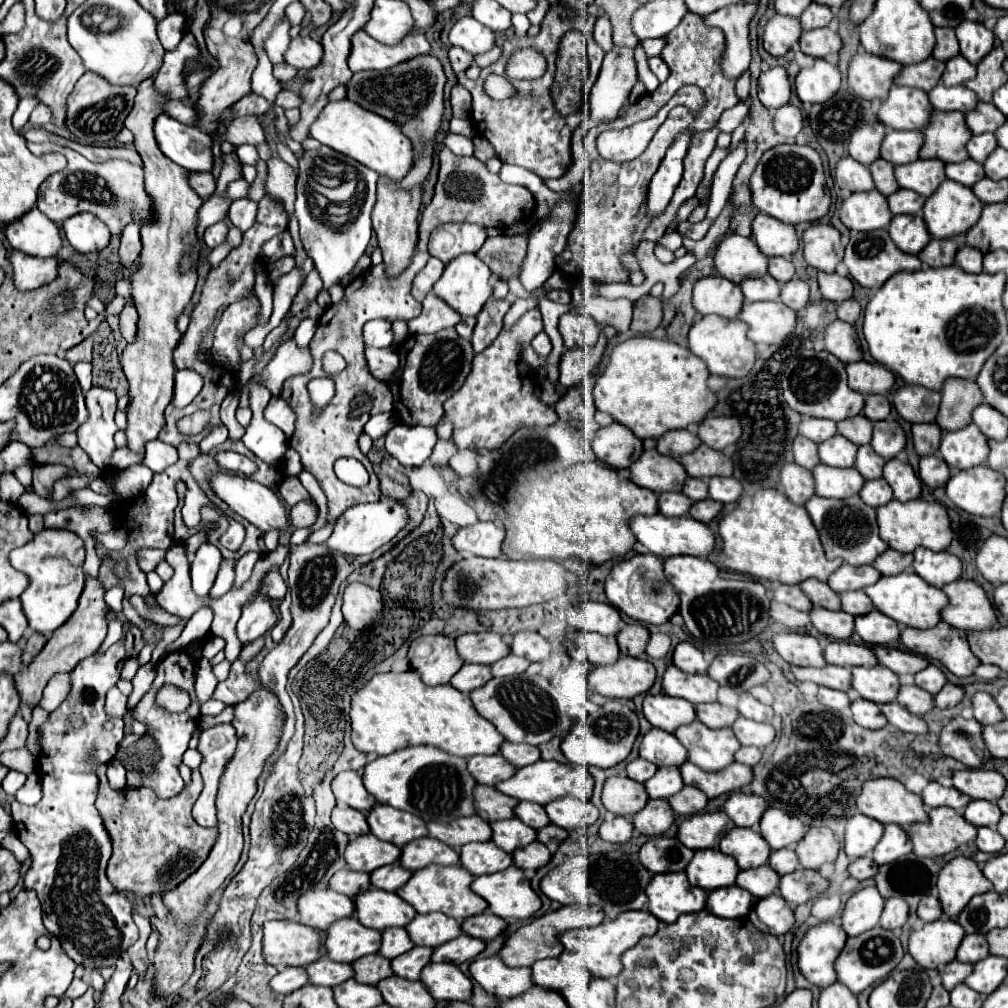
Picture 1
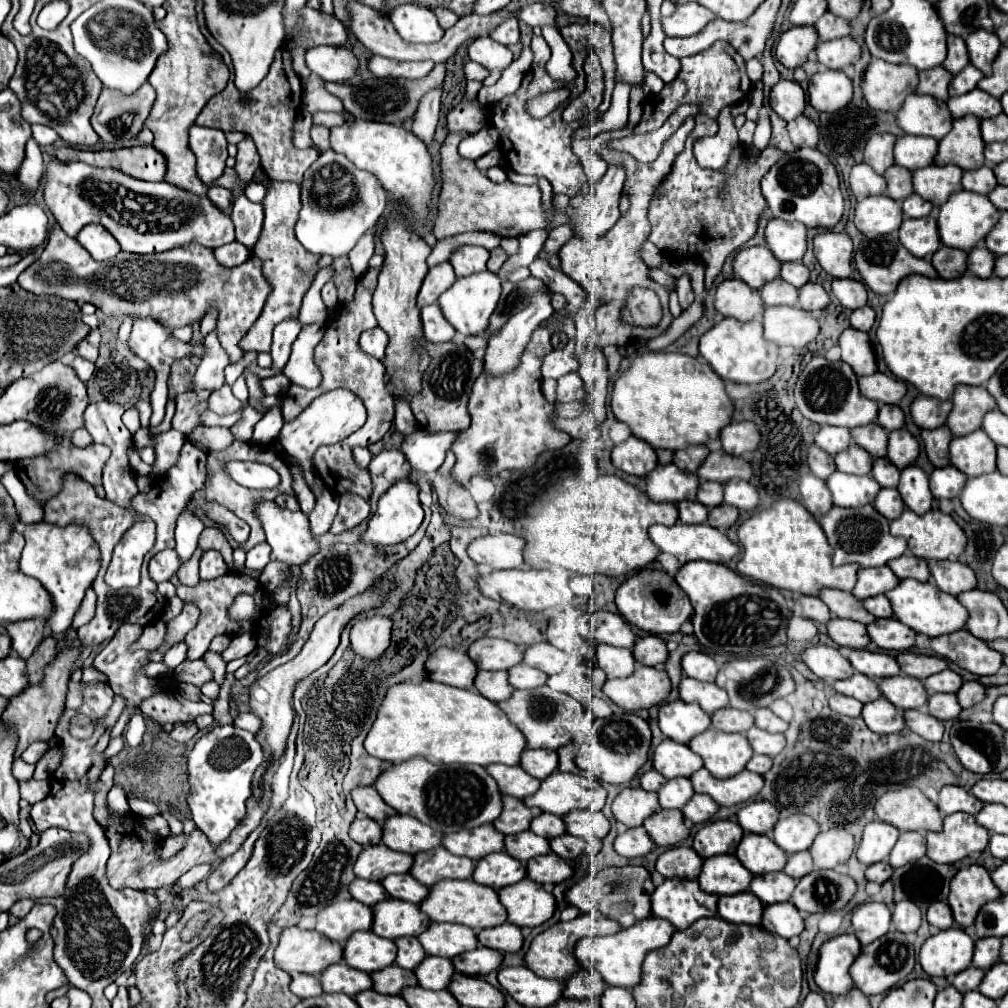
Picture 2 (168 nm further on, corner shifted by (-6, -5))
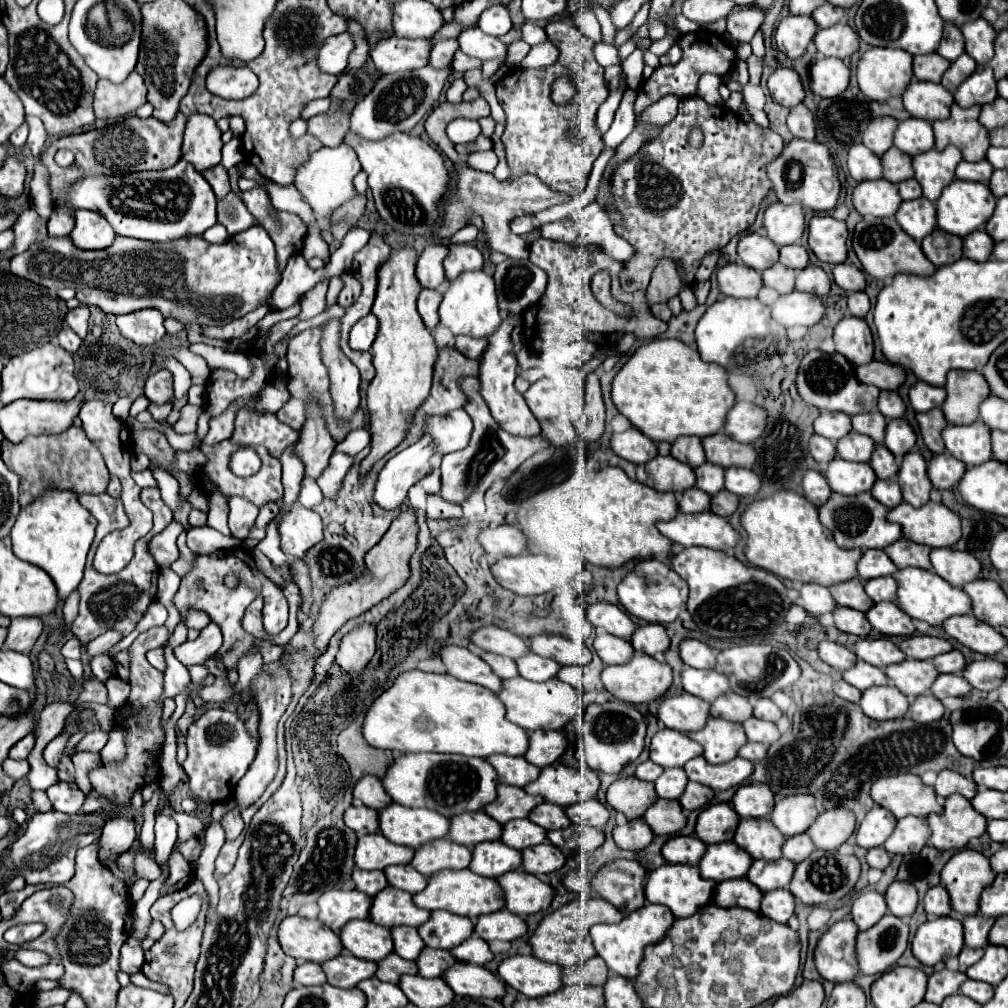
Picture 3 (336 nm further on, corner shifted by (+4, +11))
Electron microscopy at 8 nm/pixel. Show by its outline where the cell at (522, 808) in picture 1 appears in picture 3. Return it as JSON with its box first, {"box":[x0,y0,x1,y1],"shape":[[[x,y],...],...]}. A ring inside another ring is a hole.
{"box":[528,802,570,830],"shape":[[[542,802],[536,808],[532,808],[530,816],[528,816],[534,824],[540,824],[546,830],[558,830],[558,828],[568,828],[570,820],[564,816],[564,808],[550,804],[550,802]]]}

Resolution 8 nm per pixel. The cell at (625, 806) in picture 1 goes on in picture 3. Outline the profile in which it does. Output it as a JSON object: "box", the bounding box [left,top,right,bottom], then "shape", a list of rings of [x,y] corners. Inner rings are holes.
{"box":[606,778,656,820],"shape":[[[620,778],[610,784],[606,800],[614,810],[622,812],[628,820],[634,820],[644,814],[644,808],[648,808],[652,800],[656,800],[656,792],[652,782],[638,778]]]}

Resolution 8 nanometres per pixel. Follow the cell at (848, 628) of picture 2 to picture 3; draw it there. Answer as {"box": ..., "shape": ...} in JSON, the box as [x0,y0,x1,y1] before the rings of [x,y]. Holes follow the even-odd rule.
{"box":[834,606,872,638],"shape":[[[838,606],[834,612],[834,624],[840,632],[846,632],[846,634],[856,634],[860,638],[868,636],[872,626],[868,624],[866,616],[858,610],[852,610],[852,608],[844,608],[844,606]]]}

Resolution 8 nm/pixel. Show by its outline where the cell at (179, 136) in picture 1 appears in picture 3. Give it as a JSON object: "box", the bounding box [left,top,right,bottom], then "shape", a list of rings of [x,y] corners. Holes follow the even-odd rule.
{"box":[182,114,222,172],"shape":[[[192,114],[186,122],[182,158],[188,160],[198,172],[220,164],[222,150],[222,132],[216,126],[216,120],[206,114]]]}

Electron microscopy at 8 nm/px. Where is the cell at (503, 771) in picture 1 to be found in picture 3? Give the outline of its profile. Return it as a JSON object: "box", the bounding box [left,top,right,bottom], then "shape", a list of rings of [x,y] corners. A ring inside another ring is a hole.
{"box":[486,754,540,788],"shape":[[[492,754],[486,760],[494,766],[494,770],[498,772],[498,776],[504,784],[512,784],[518,788],[524,788],[526,784],[536,780],[536,776],[540,774],[540,768],[532,766],[522,756],[514,758],[514,756],[506,756],[506,754]]]}

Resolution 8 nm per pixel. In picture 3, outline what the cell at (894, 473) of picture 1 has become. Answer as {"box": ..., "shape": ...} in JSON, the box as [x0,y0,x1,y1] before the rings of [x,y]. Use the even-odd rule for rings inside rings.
{"box":[896,452,932,506],"shape":[[[908,452],[902,458],[898,476],[896,476],[902,496],[908,504],[912,506],[922,506],[928,502],[930,490],[932,490],[932,482],[926,476],[926,462],[920,456],[920,452]]]}

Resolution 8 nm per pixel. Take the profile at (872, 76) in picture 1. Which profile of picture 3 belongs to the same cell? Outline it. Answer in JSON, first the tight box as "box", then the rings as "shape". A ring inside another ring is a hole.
{"box":[858,48,912,102],"shape":[[[870,48],[858,62],[858,86],[870,100],[886,102],[892,96],[902,96],[910,80],[912,80],[912,56],[904,50]]]}

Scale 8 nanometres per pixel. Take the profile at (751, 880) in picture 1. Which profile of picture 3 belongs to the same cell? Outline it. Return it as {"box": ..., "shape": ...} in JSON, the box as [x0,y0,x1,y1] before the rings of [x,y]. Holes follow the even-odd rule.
{"box":[748,858,794,892],"shape":[[[780,858],[780,860],[754,860],[748,870],[748,880],[756,884],[762,892],[788,888],[792,874],[794,874],[794,862]]]}

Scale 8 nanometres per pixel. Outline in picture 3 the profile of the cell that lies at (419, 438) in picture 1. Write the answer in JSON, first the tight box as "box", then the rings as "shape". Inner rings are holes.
{"box":[424,408,472,458],"shape":[[[462,408],[452,410],[446,416],[426,416],[424,434],[432,436],[432,444],[436,452],[434,458],[440,458],[442,454],[456,452],[468,446],[472,434],[472,420]]]}

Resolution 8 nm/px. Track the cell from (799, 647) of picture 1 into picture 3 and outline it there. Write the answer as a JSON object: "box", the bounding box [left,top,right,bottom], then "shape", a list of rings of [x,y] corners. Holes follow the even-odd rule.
{"box":[818,640,856,672],"shape":[[[824,640],[824,642],[818,644],[818,656],[820,656],[822,662],[830,664],[832,668],[836,668],[840,672],[844,668],[850,668],[856,662],[856,654],[854,652],[850,652],[846,646],[830,642],[830,640]]]}

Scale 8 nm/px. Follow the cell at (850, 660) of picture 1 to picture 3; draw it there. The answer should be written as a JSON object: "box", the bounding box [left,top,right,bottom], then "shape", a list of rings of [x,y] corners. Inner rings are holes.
{"box":[854,638,906,668],"shape":[[[860,638],[856,644],[854,644],[854,654],[872,664],[872,666],[878,666],[878,668],[886,668],[888,664],[894,664],[894,662],[902,662],[906,656],[900,652],[900,648],[896,644],[892,644],[890,640],[886,638]]]}

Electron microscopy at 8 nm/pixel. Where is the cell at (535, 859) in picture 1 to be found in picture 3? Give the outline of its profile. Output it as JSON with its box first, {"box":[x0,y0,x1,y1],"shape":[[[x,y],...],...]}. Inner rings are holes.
{"box":[522,842,566,874],"shape":[[[550,842],[522,850],[522,868],[530,874],[550,874],[564,866],[566,856]]]}

